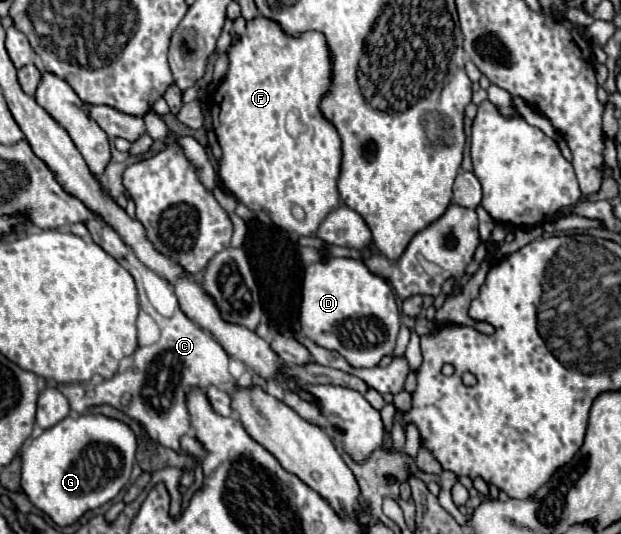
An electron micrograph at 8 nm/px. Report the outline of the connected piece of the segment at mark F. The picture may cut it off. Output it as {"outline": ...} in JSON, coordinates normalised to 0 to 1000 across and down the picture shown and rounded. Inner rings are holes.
{"outline":[[[414,30],[398,41],[395,64],[372,79],[366,105],[369,131],[340,176],[340,184],[356,184],[346,221],[346,251],[359,281],[353,303],[356,345],[388,382],[411,397],[427,397],[446,423],[481,442],[504,442],[520,408],[549,378],[543,360],[549,262],[536,228],[514,202],[536,154],[536,112],[527,71],[507,56],[469,67],[443,37]],[[469,213],[478,213],[478,228],[465,228]]]}

